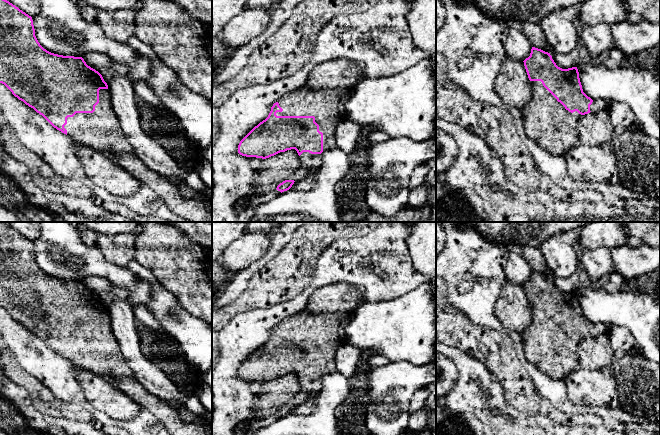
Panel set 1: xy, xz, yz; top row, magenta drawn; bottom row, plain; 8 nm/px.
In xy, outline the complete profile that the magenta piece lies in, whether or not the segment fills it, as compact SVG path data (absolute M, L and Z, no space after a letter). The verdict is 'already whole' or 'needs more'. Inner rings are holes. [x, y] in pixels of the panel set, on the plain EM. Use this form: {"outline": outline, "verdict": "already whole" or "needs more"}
{"outline": "M0 222L0 307L4 308L15 321L42 339L54 352L68 359L73 366L85 369L106 379L113 377L134 377L133 371L124 359L120 346L114 336L111 317L102 299L88 290L82 281L58 279L44 273L35 260L32 241L4 222Z", "verdict": "needs more"}

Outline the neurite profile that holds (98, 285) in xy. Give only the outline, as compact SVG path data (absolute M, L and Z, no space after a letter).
M97 276L85 277L82 282L88 290L99 297L110 295L114 286L106 279Z

